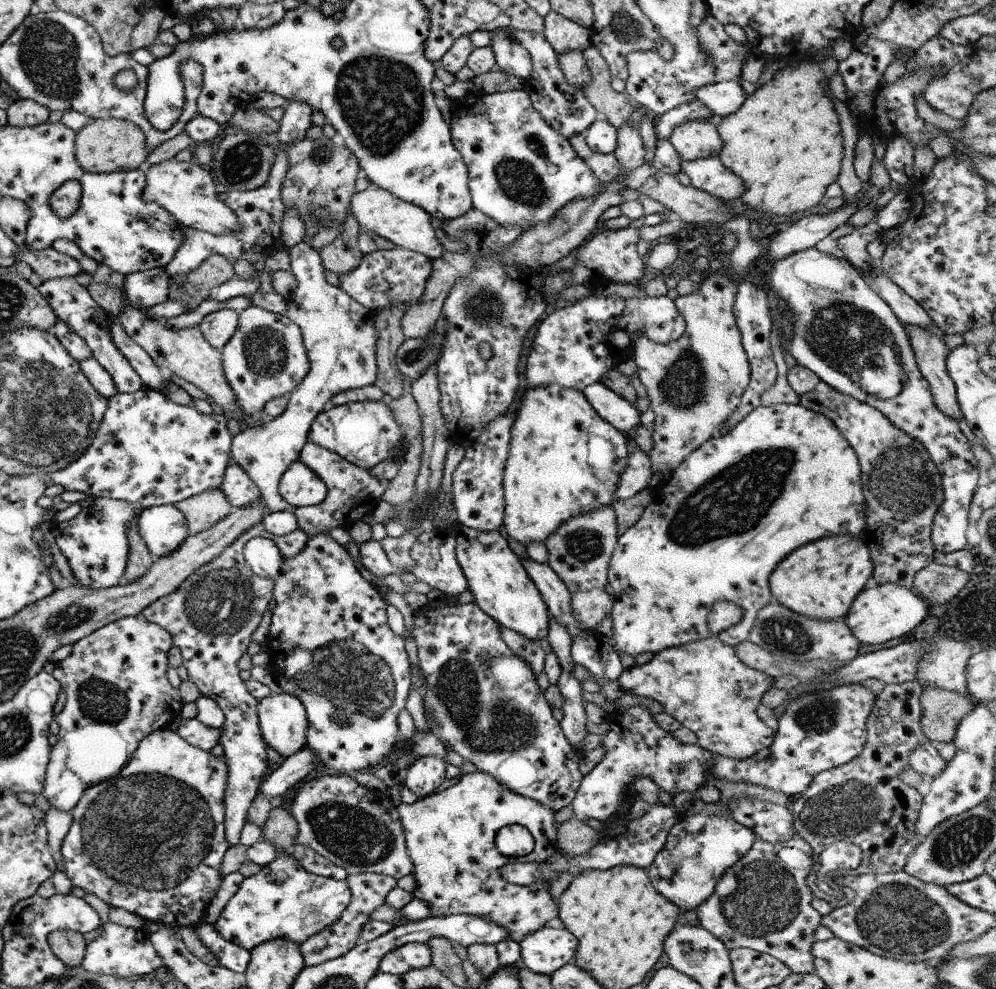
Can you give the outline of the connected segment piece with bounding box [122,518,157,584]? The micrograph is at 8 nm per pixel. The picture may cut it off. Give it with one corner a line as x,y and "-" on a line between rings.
138,518
127,526
127,540
129,543
129,556
125,574
122,577
122,583
132,583
140,579
148,568
157,560
149,549
146,547
145,541
140,537
138,531

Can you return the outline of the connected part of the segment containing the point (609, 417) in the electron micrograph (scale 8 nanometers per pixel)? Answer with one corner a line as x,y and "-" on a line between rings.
602,382
593,383
583,391
592,409
620,433
629,437
641,425
641,416
634,404
609,390

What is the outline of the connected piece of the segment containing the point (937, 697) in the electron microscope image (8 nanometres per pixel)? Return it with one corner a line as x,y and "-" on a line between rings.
932,686
923,690
919,700
922,702
922,715
919,721
921,730
928,741
939,743
953,743
960,722
976,707
975,704
956,692

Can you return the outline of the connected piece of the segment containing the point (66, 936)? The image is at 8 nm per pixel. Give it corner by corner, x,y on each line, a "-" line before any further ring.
72,930
53,931
47,939
54,960
66,967
81,966
85,953
86,942
84,936

